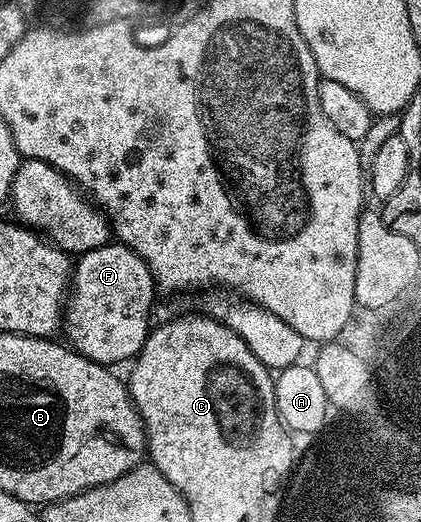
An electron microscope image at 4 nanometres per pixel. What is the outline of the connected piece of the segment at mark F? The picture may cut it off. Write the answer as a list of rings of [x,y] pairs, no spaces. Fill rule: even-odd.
[[[110,242],[99,246],[90,252],[82,252],[76,257],[71,281],[71,300],[74,312],[66,311],[63,316],[69,328],[72,347],[88,360],[106,366],[118,366],[126,360],[132,361],[145,345],[145,340],[151,331],[149,324],[149,311],[153,308],[153,292],[155,285],[153,275],[143,258],[135,254],[126,244]]]

